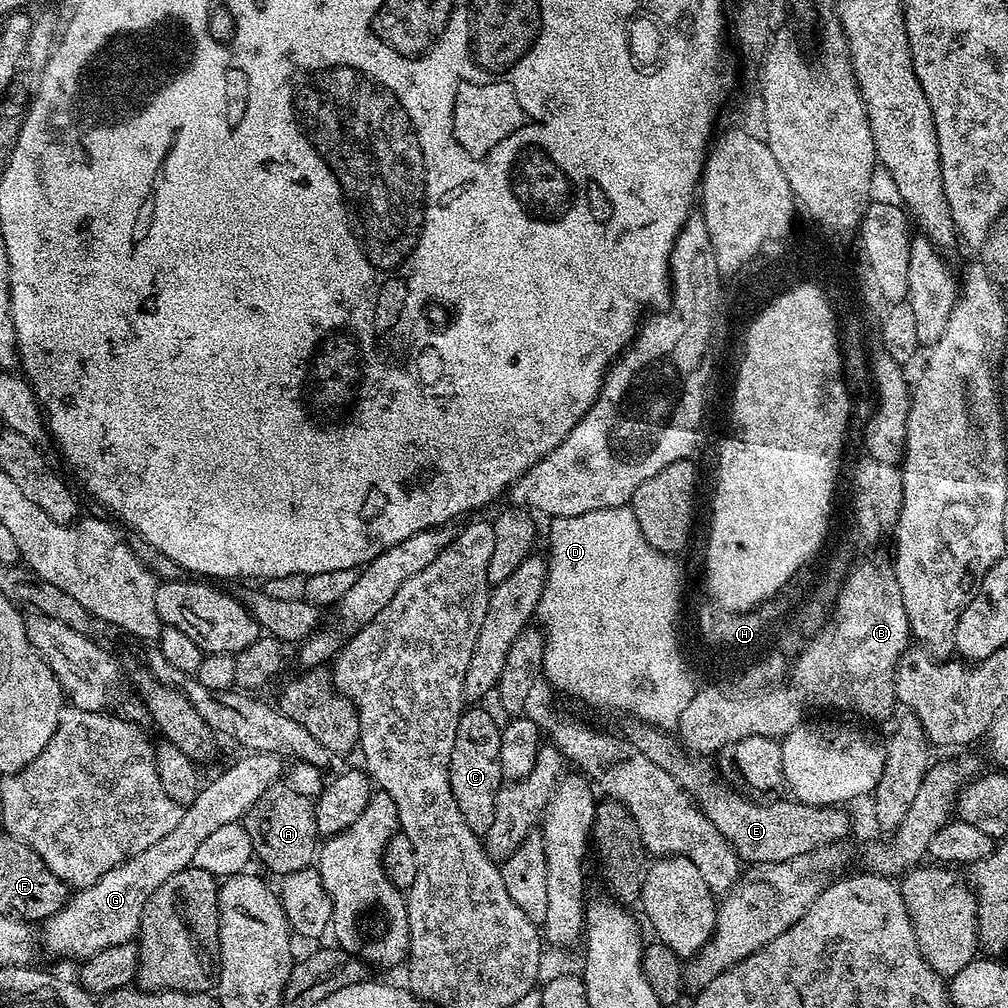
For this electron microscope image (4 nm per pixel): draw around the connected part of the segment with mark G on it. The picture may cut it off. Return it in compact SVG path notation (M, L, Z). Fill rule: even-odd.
M267 752L244 754L241 760L234 761L221 776L214 777L208 785L205 783L199 789L193 804L184 808L178 826L170 830L166 838L150 846L150 850L131 856L114 870L102 874L102 878L98 878L94 886L81 888L69 895L62 910L43 921L43 947L48 947L56 956L83 962L102 950L119 948L129 943L140 931L142 910L150 894L154 894L154 890L158 890L158 886L162 886L166 878L189 867L194 858L194 850L209 834L214 834L214 830L243 821L254 802L258 802L261 794L277 783L281 776L281 757L269 756Z

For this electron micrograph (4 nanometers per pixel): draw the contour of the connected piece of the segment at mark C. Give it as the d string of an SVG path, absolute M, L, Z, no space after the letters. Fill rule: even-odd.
M468 706L463 709L458 730L454 734L454 750L450 750L450 790L466 826L477 836L487 837L490 826L494 826L496 817L496 799L505 783L502 774L502 762L498 753L501 725L482 706Z

